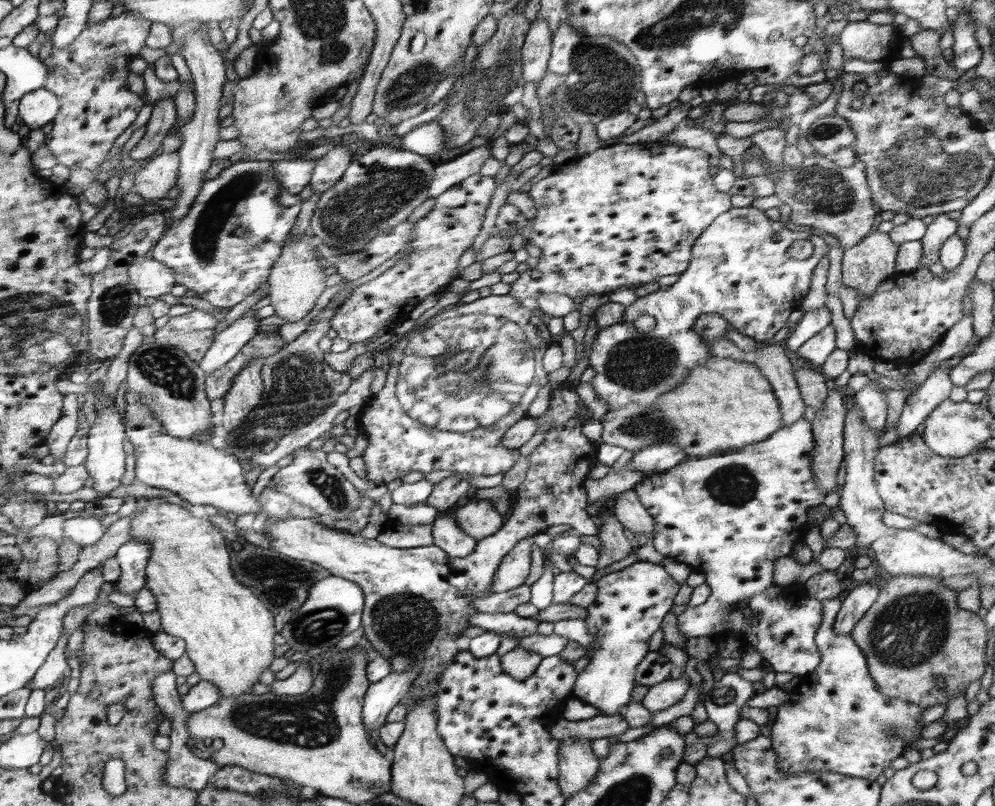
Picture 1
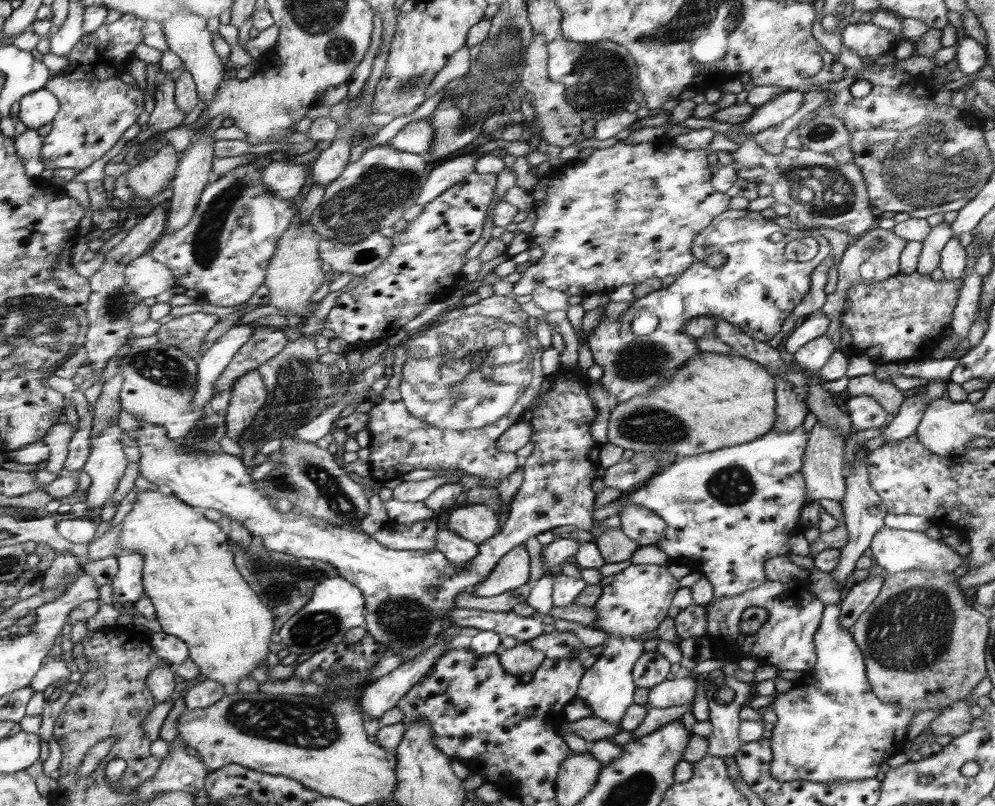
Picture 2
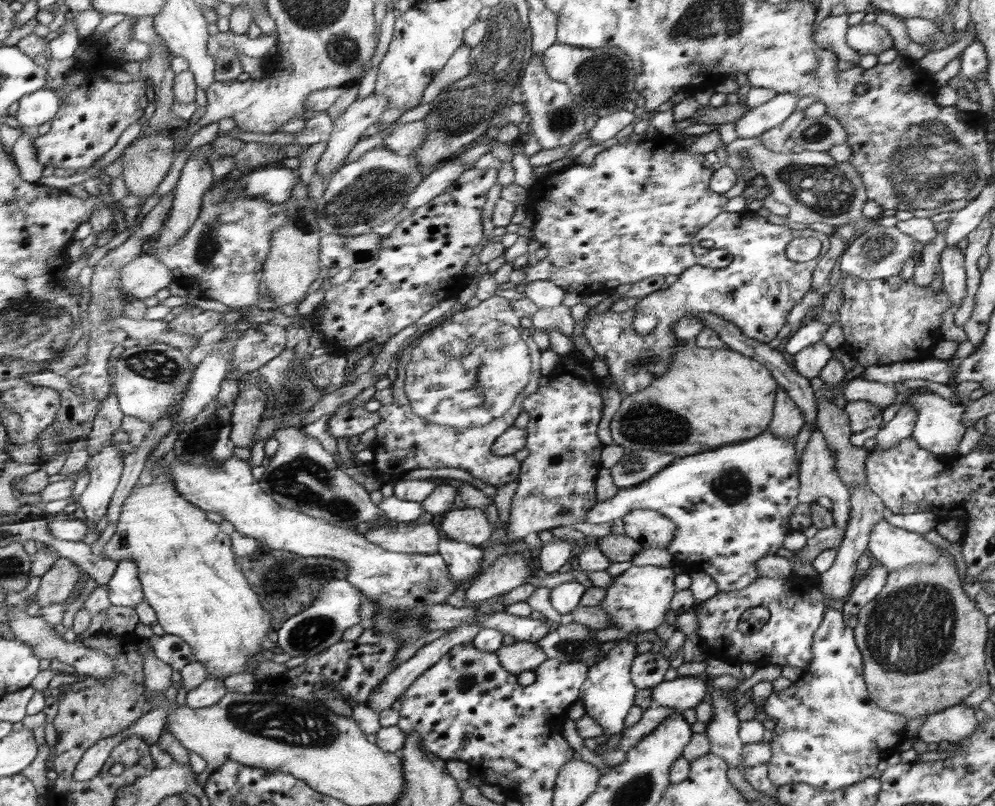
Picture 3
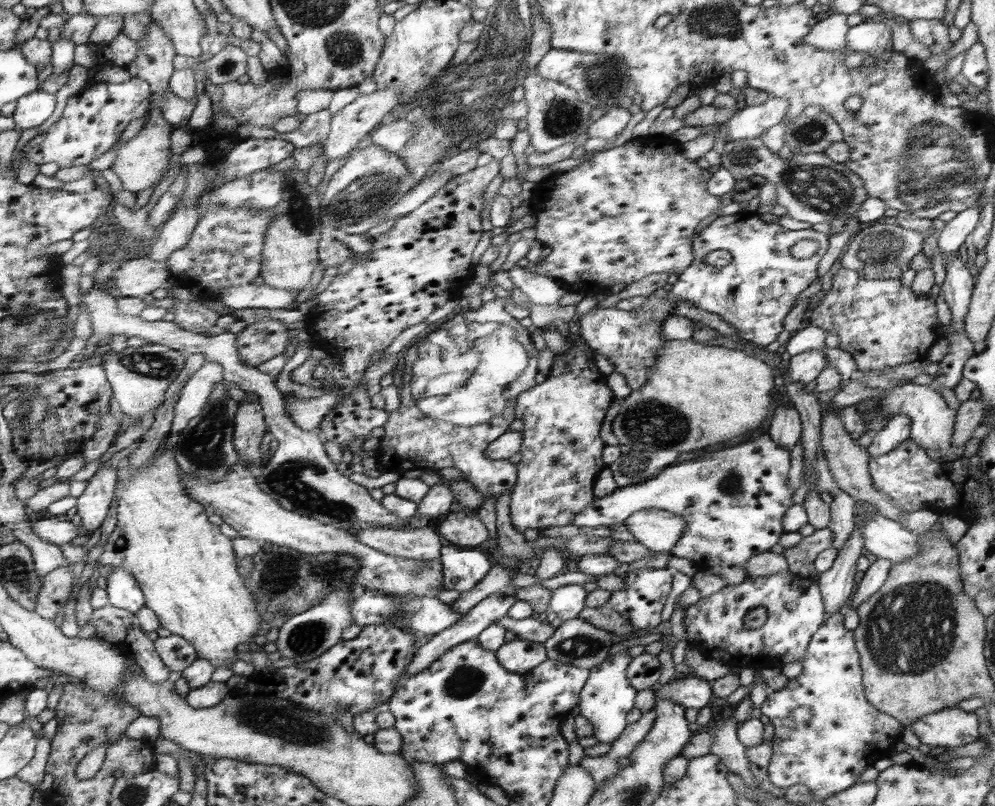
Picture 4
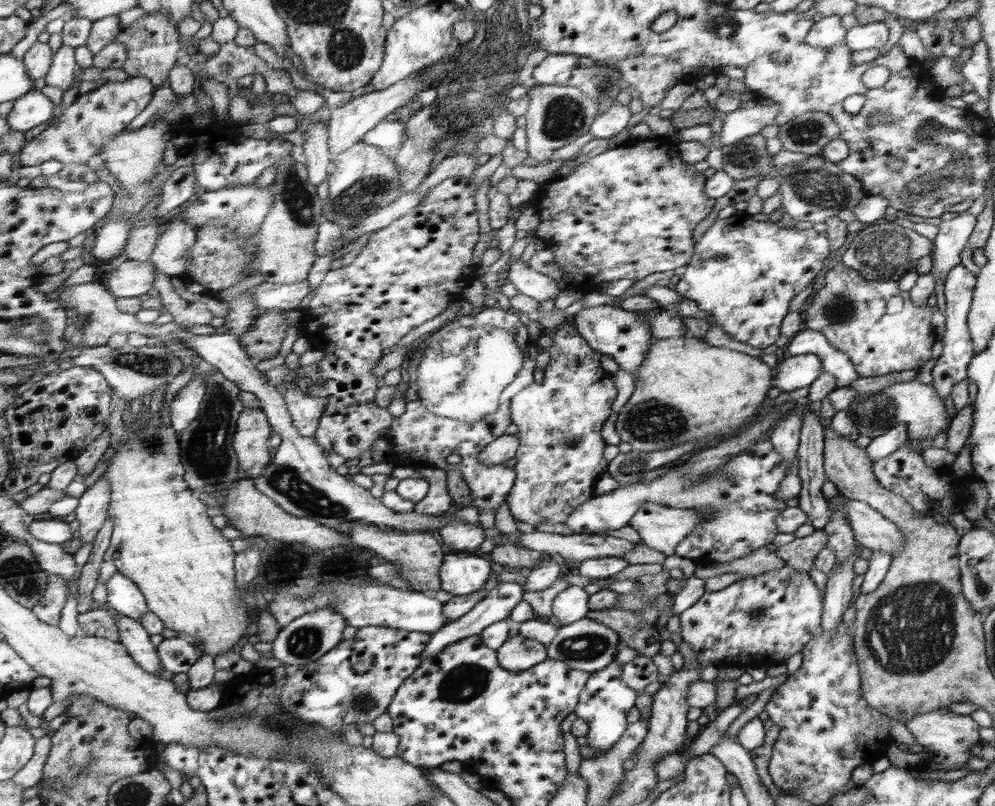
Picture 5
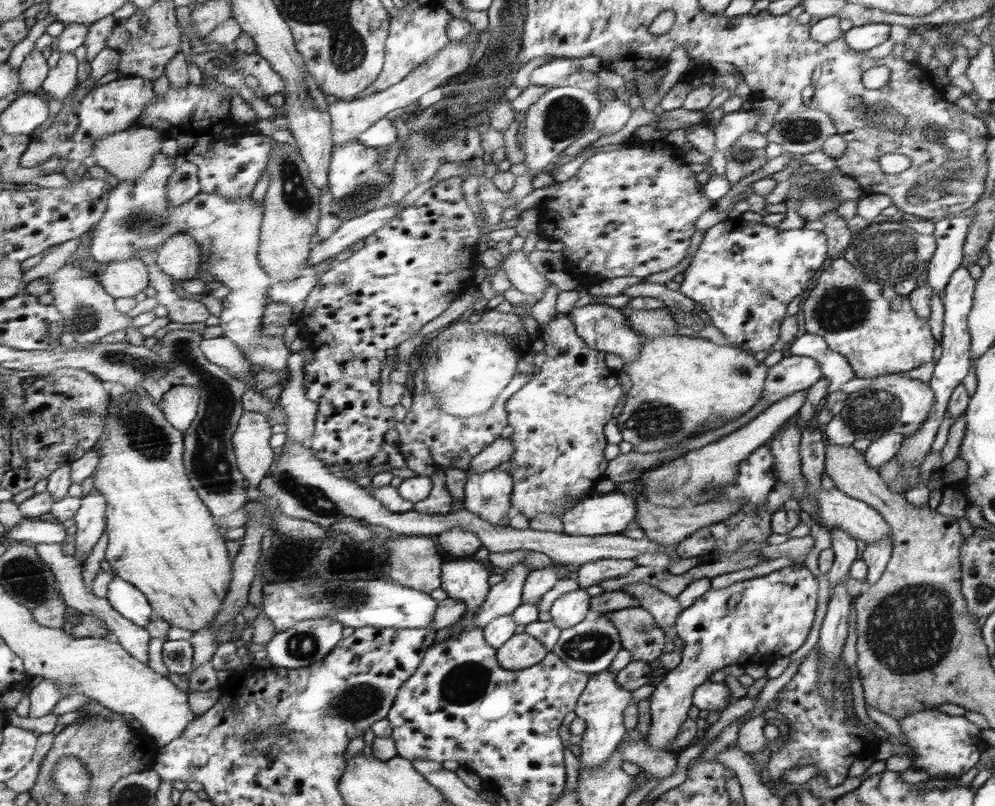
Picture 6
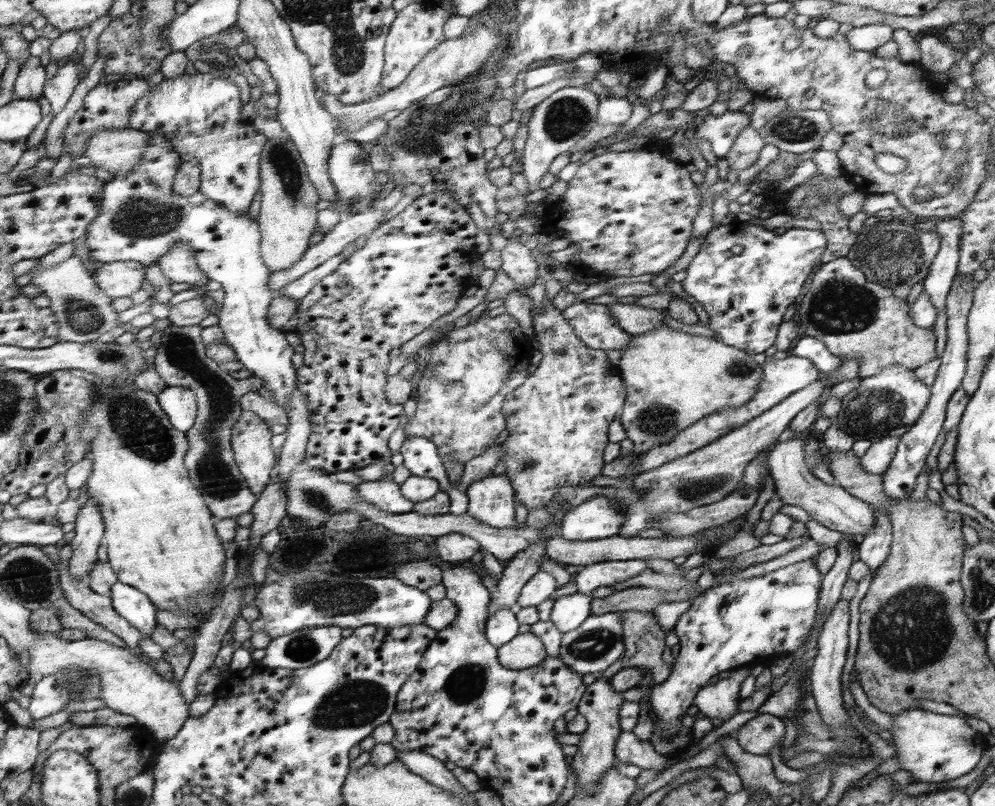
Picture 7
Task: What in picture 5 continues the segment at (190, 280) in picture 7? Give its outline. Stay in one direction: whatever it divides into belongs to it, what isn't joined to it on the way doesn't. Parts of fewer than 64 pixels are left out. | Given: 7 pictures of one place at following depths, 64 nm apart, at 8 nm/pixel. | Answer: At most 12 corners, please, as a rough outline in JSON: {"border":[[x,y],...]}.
{"border":[[170,222],[150,261],[170,278],[188,272],[196,226]]}

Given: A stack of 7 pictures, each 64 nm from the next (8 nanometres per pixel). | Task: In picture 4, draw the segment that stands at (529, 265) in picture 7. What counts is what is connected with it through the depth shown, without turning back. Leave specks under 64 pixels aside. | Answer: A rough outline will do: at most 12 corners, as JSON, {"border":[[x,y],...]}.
{"border":[[528,268],[508,275],[517,293],[534,304],[556,305],[566,291],[557,280]]}

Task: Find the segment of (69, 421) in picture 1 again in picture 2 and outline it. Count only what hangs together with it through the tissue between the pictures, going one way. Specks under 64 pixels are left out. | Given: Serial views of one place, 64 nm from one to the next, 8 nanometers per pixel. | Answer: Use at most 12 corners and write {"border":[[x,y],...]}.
{"border":[[72,423],[55,424],[44,435],[48,472],[63,473]]}

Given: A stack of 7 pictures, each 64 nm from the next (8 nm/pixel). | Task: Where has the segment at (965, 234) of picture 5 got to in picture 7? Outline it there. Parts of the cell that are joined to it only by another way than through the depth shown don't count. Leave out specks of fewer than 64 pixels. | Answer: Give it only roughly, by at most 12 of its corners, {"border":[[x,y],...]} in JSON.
{"border":[[962,219],[936,224],[940,252],[922,282],[939,309],[938,340],[946,340],[946,301],[958,273]]}

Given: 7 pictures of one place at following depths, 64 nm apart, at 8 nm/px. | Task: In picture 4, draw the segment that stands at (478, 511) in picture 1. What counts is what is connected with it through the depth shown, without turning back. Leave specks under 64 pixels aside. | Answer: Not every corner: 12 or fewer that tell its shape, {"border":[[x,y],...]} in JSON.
{"border":[[450,512],[438,526],[448,542],[476,548],[490,539],[478,514]]}

